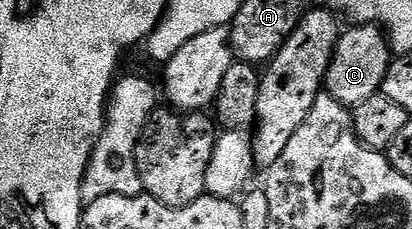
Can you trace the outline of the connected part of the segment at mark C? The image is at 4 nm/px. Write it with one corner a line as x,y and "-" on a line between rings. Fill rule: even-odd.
374,24
348,27
340,33
340,41
324,79
324,88
327,95
351,110
358,106
358,102
366,102
366,98
377,95
383,89
386,70
392,65
394,53
383,28

